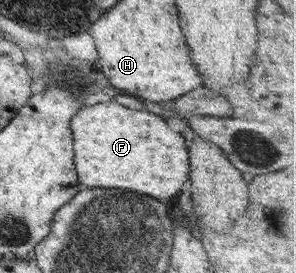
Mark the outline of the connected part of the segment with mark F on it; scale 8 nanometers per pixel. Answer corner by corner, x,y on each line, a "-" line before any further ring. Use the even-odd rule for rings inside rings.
116,101
81,107
70,120
73,133
74,165
78,173
78,183
88,188
122,188
138,194
145,194
164,200
178,196
189,180
189,152
182,133
174,132
162,116
142,109
130,109

